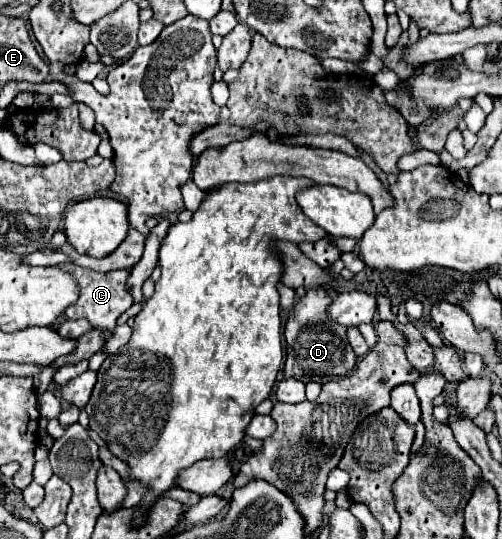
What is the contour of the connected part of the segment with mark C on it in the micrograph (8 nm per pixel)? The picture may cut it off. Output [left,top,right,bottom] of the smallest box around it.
[61,265,133,337]

